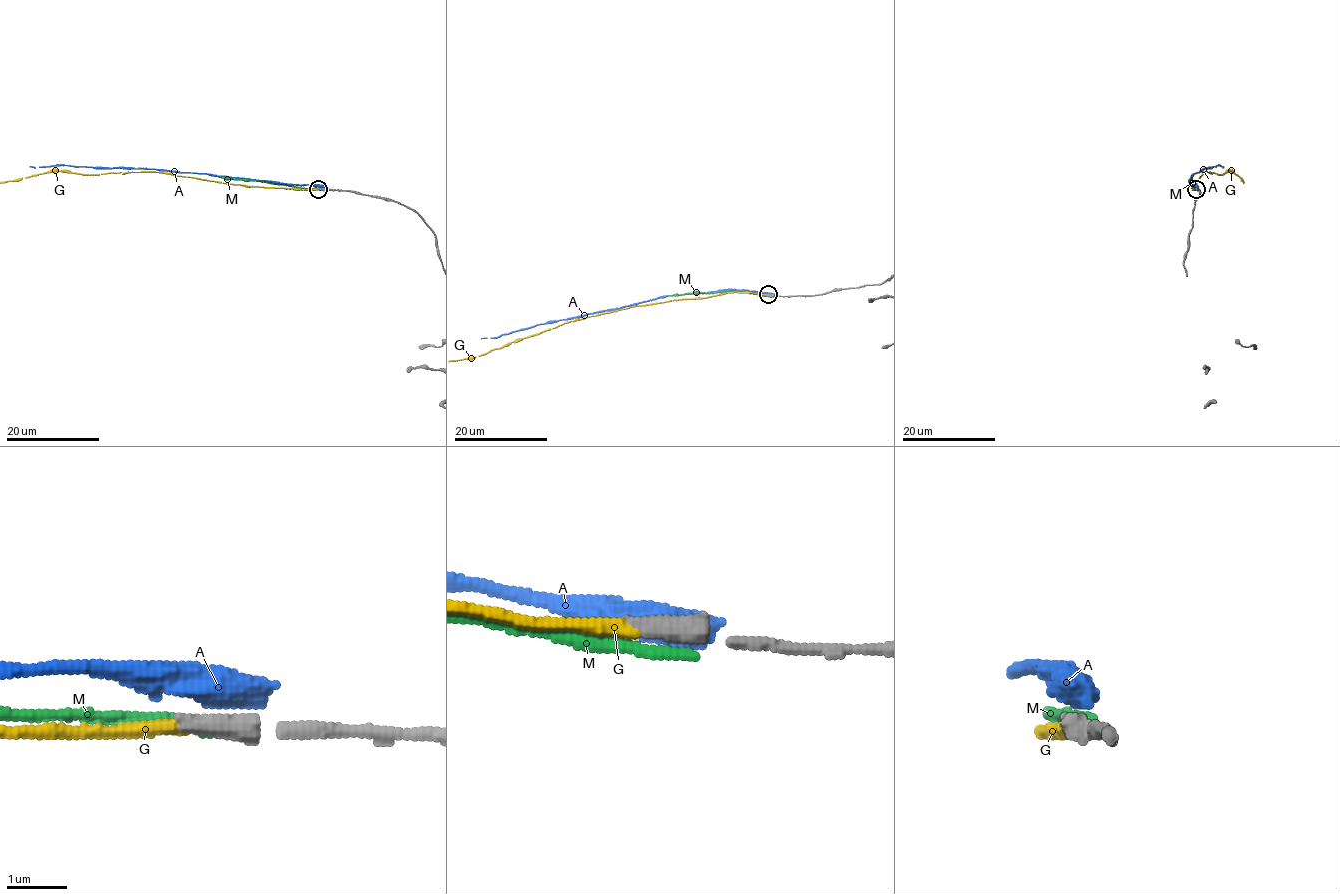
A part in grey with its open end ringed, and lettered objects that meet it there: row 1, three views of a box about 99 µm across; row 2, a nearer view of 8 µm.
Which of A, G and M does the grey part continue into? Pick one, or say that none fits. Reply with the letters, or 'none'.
G

